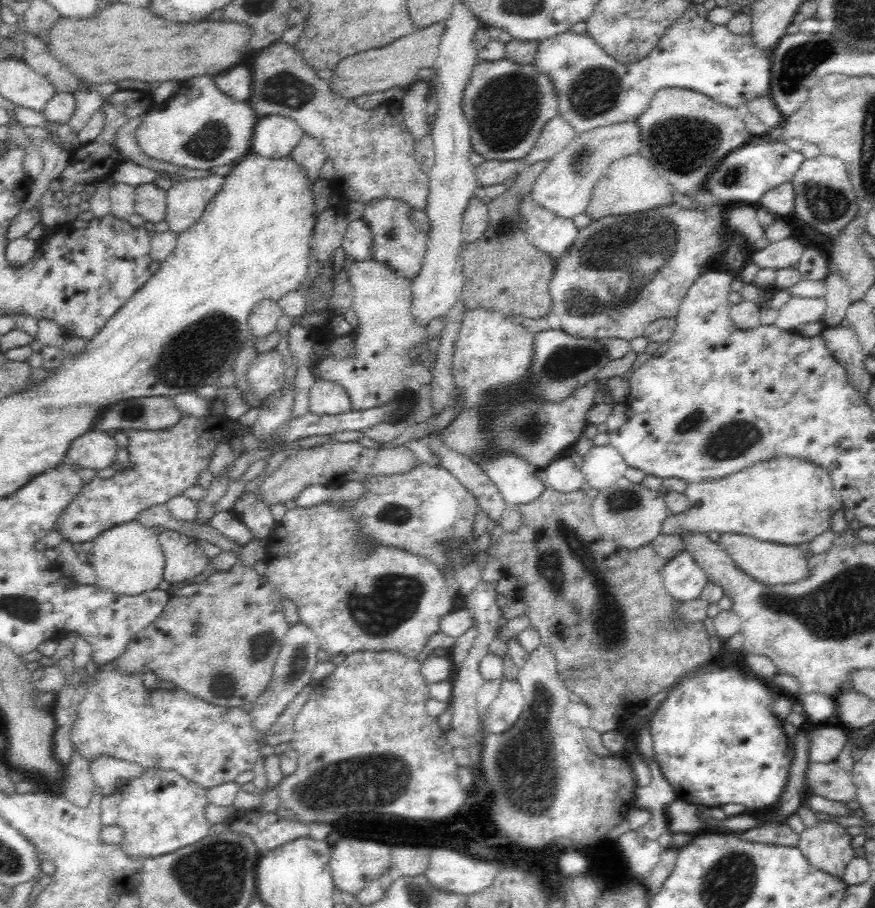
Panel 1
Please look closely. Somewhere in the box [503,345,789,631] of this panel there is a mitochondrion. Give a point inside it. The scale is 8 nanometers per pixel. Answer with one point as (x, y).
(731, 441)

